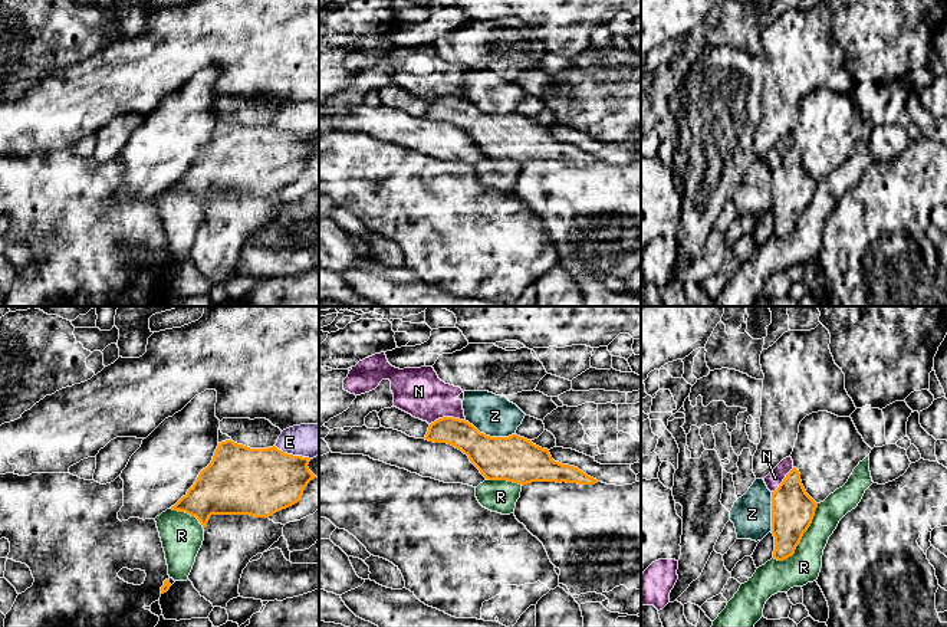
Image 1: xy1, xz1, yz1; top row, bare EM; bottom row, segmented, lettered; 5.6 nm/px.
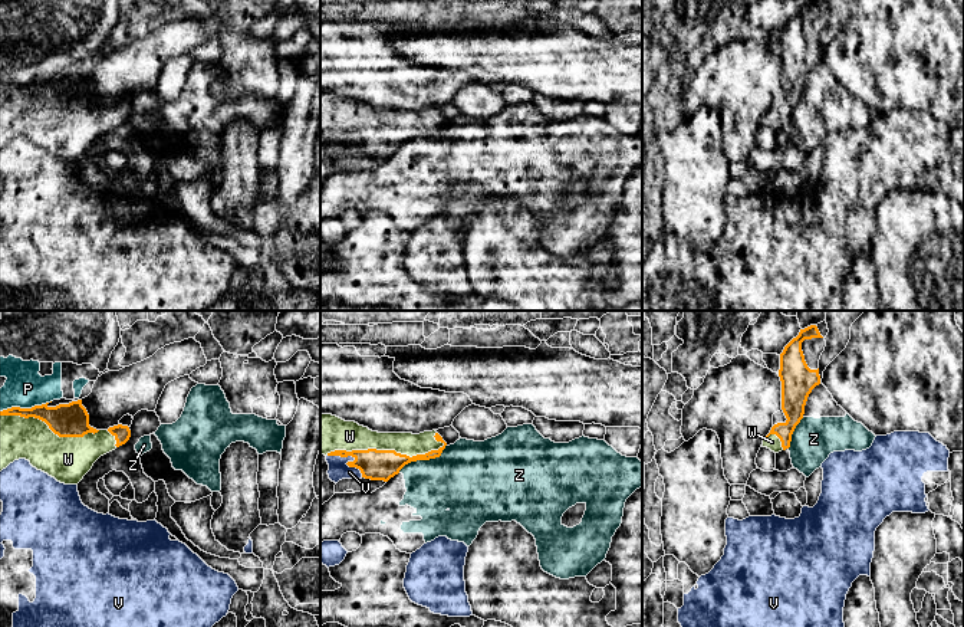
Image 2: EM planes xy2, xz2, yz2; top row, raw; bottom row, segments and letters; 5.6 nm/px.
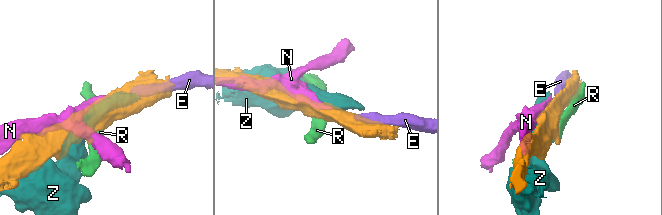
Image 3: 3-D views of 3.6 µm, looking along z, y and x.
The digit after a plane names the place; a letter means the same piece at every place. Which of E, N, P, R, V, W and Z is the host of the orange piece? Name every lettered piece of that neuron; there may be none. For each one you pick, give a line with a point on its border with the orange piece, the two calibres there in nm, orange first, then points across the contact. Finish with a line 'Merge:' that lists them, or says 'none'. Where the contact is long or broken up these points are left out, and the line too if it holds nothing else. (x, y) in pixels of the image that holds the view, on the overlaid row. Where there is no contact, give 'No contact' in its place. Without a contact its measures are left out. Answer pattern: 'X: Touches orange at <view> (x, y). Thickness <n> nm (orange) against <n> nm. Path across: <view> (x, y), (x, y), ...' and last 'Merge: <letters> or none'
W: Touches orange at xz2 (385, 450). Thickness 180 nm (orange) against 160 nm
Merge: W

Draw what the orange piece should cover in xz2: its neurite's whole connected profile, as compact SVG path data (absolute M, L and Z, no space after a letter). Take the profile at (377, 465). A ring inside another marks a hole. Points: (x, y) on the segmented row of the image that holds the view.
M320 413L320 454L352 456L355 460L346 464L359 469L365 479L388 482L411 462L440 457L445 446L435 430L420 434L378 433Z

